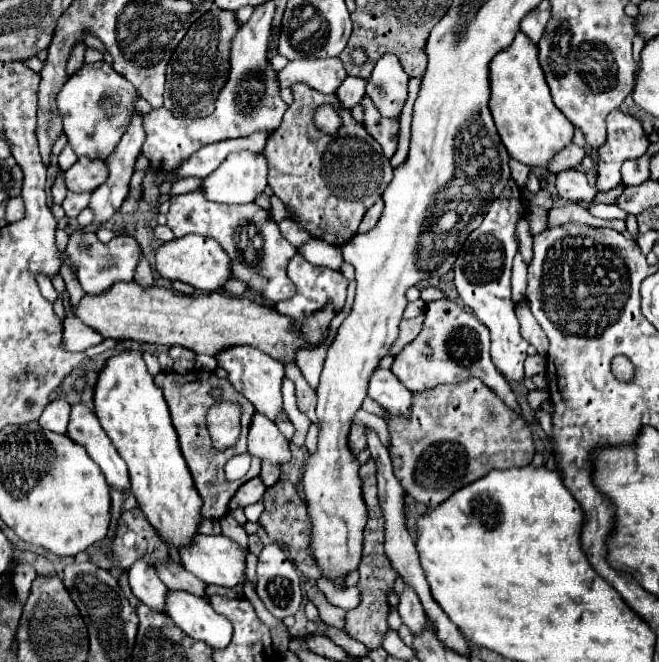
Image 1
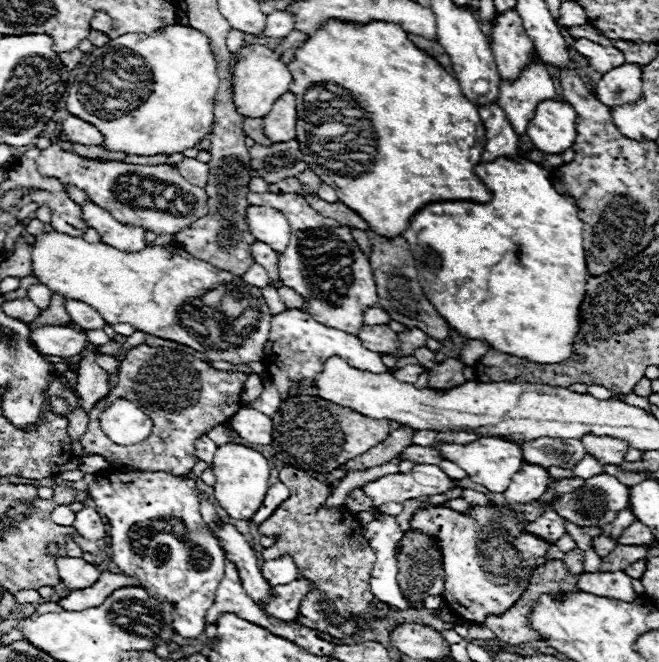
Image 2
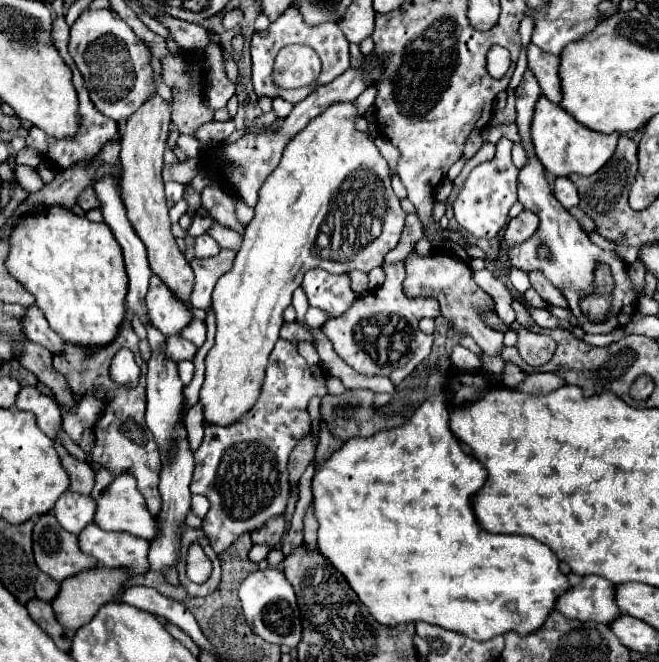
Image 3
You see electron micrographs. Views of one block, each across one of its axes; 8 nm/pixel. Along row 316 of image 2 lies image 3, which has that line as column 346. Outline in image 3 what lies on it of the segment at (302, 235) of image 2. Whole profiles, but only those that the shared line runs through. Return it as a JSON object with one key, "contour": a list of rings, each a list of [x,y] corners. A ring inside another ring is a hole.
{"contour":[[[404,262],[383,266],[388,272],[388,280],[374,292],[360,296],[352,308],[322,326],[322,332],[332,342],[336,354],[364,376],[388,376],[394,386],[400,386],[414,368],[430,354],[432,336],[418,330],[418,322],[424,316],[440,316],[440,308],[432,298],[408,298],[404,292]]]}

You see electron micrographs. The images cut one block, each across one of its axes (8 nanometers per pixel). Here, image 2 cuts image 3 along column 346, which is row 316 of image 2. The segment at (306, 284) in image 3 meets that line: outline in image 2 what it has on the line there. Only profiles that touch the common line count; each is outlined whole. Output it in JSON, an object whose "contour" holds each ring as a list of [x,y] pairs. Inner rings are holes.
{"contour":[[[296,308],[286,310],[272,318],[272,330],[268,336],[268,344],[264,346],[264,356],[266,356],[264,364],[282,398],[286,396],[286,392],[290,388],[290,380],[304,378],[306,386],[310,386],[310,382],[316,378],[316,374],[322,370],[324,362],[330,356],[340,356],[350,366],[356,366],[358,370],[368,370],[368,372],[376,372],[376,374],[388,372],[388,368],[380,360],[380,354],[366,350],[356,336],[346,334],[336,328],[326,328]]]}

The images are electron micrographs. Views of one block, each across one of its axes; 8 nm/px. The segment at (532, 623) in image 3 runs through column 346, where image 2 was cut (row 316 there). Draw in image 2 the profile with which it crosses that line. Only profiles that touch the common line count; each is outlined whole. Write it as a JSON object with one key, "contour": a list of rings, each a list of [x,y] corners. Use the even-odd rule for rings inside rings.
{"contour":[[[498,158],[494,162],[482,162],[474,168],[476,176],[484,182],[484,186],[488,186],[488,190],[492,192],[492,200],[488,204],[476,204],[476,202],[434,202],[428,204],[426,208],[422,208],[418,214],[414,214],[416,218],[410,220],[408,230],[402,234],[414,254],[416,266],[418,266],[418,278],[420,284],[424,288],[426,298],[436,306],[436,312],[450,324],[450,328],[454,328],[462,338],[466,340],[484,340],[488,342],[494,350],[510,354],[510,356],[518,356],[518,358],[526,358],[530,362],[536,364],[560,364],[564,360],[568,360],[574,352],[574,338],[580,332],[582,320],[580,320],[580,304],[584,298],[584,286],[588,282],[588,272],[586,272],[586,254],[584,254],[584,238],[582,238],[582,220],[578,218],[578,212],[574,208],[574,202],[570,198],[560,196],[552,184],[550,184],[550,174],[548,170],[544,170],[542,166],[528,162],[526,158],[518,160],[508,160],[508,158]]]}

